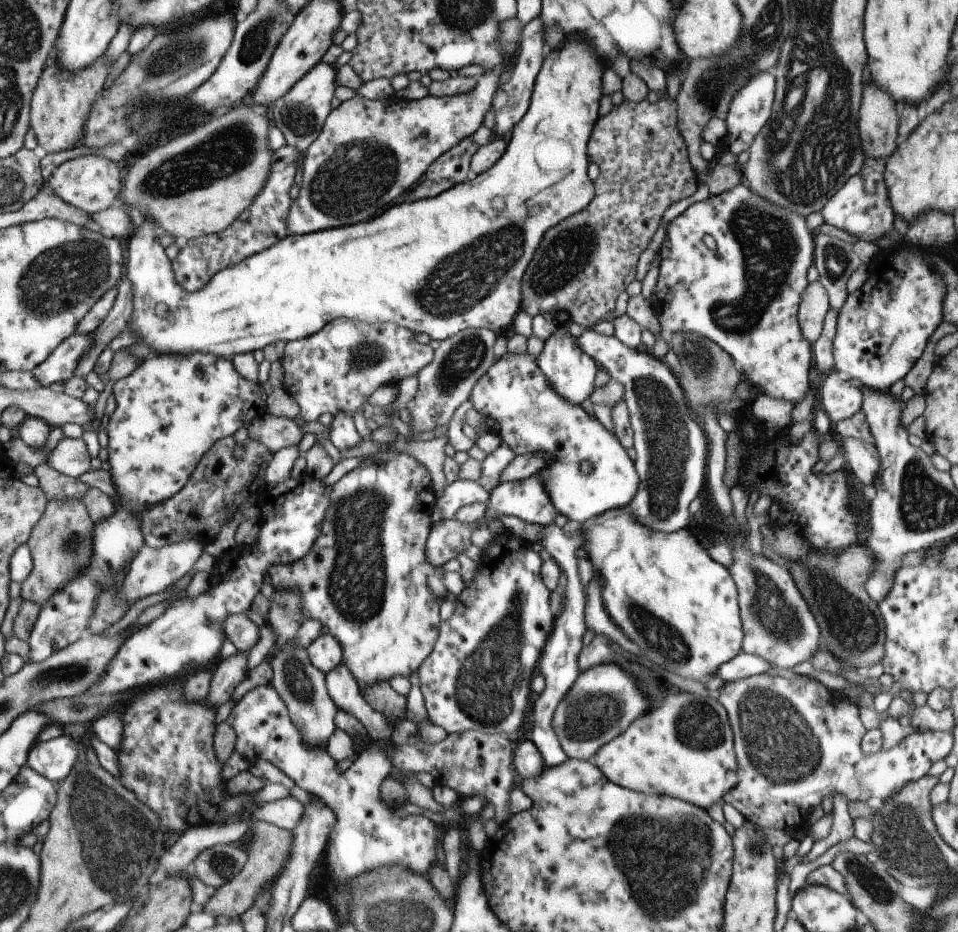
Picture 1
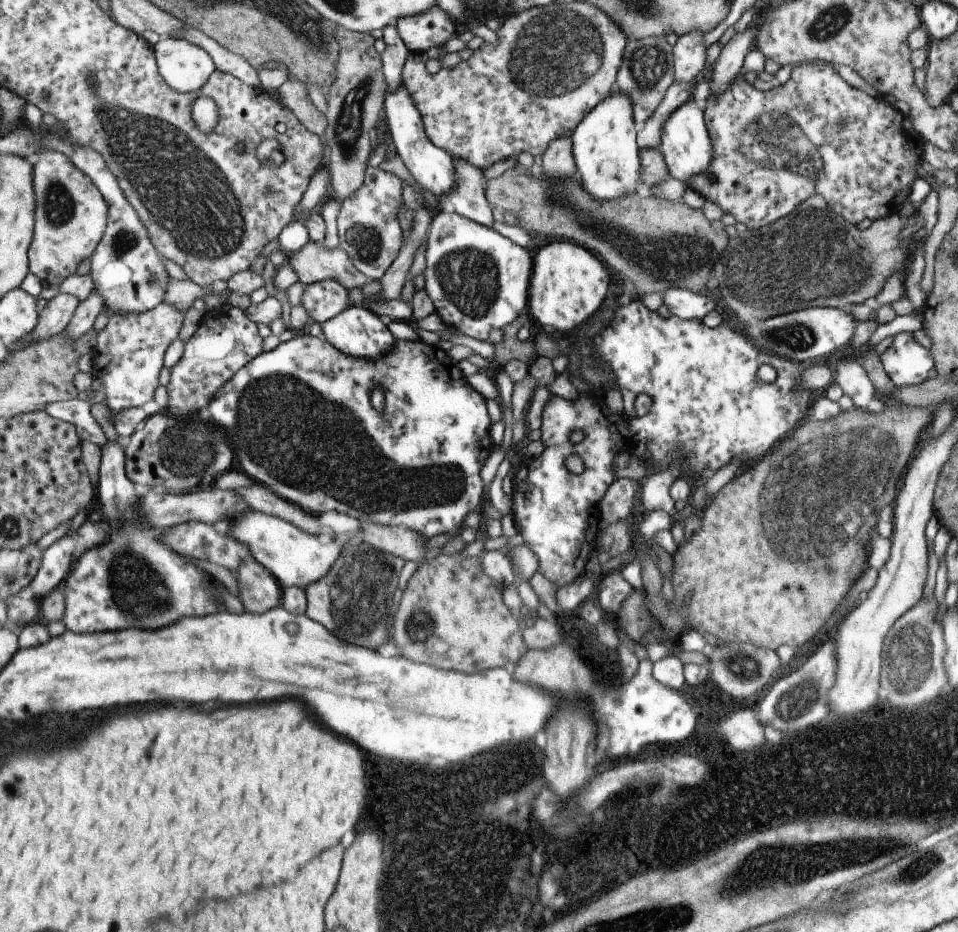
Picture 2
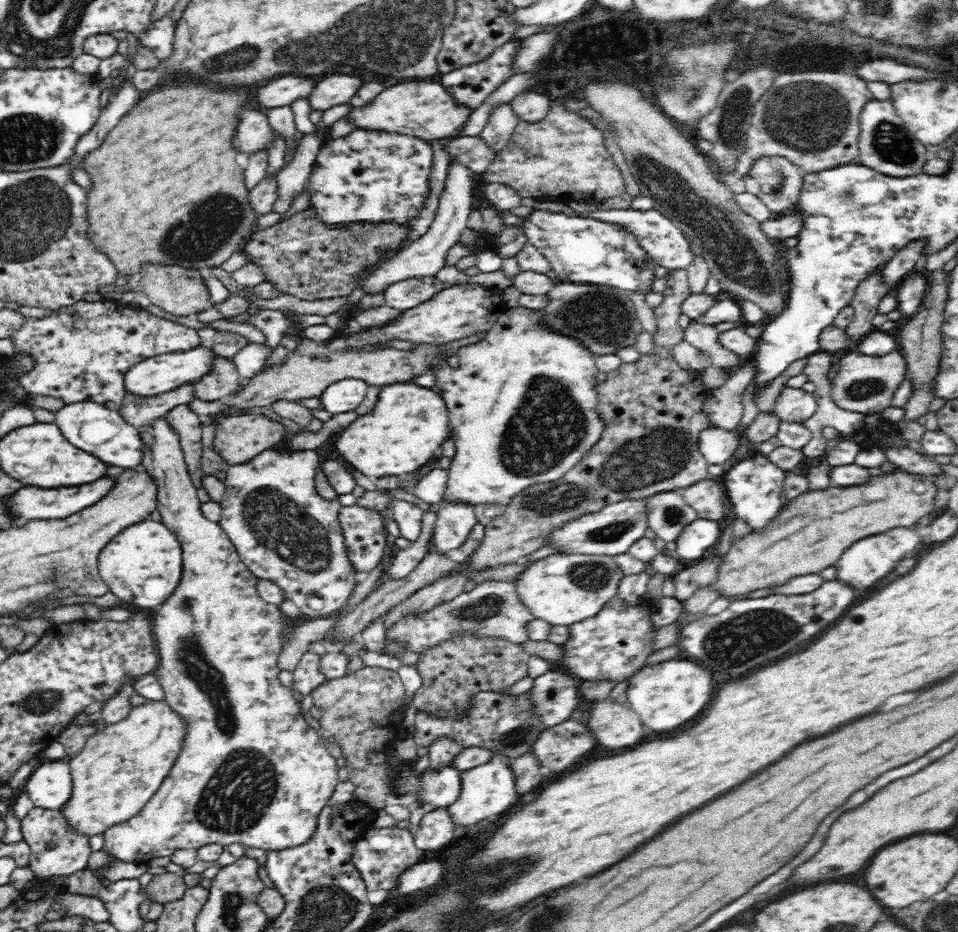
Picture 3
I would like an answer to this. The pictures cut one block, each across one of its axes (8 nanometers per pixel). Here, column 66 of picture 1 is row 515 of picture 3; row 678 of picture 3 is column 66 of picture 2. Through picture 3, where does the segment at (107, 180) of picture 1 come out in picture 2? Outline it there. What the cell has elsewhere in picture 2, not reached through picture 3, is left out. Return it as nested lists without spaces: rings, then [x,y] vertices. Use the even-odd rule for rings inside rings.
[[[43,150],[38,154],[33,167],[33,190],[35,190],[35,226],[33,226],[33,240],[27,255],[28,272],[33,273],[43,284],[61,284],[67,276],[75,274],[79,263],[91,256],[93,250],[101,240],[106,225],[106,204],[97,187],[83,172],[61,153]]]

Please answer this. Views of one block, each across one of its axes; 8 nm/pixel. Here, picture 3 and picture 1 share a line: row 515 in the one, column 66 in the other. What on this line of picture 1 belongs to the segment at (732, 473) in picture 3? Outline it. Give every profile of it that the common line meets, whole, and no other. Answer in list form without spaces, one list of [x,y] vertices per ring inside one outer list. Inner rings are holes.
[[[62,735],[47,742],[37,740],[28,751],[25,765],[57,784],[73,769],[78,760],[78,743],[83,745],[81,740],[73,741]]]

